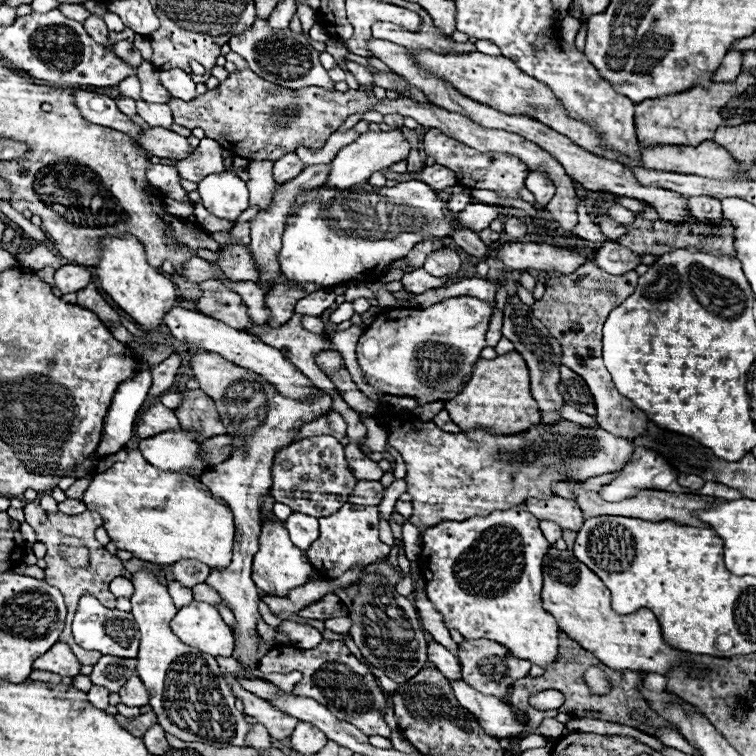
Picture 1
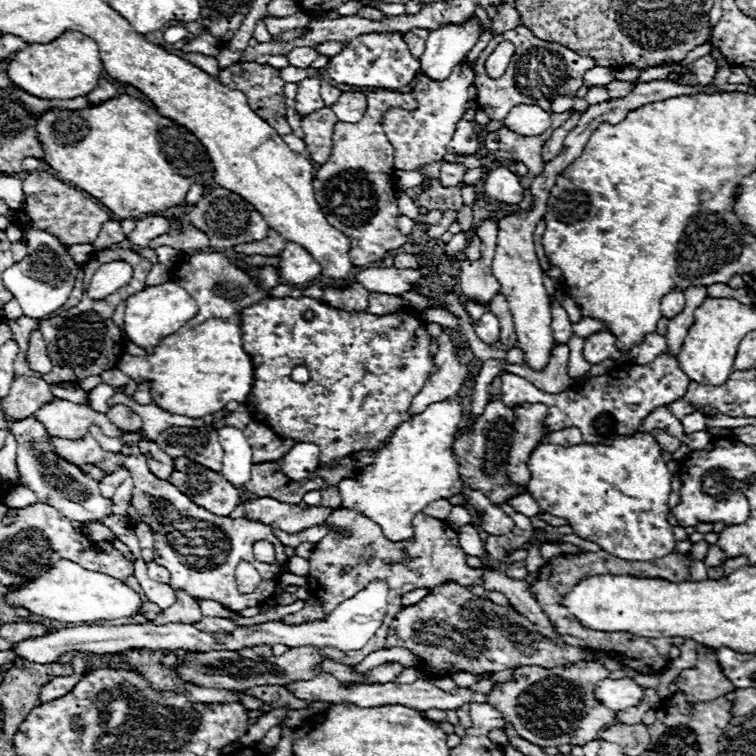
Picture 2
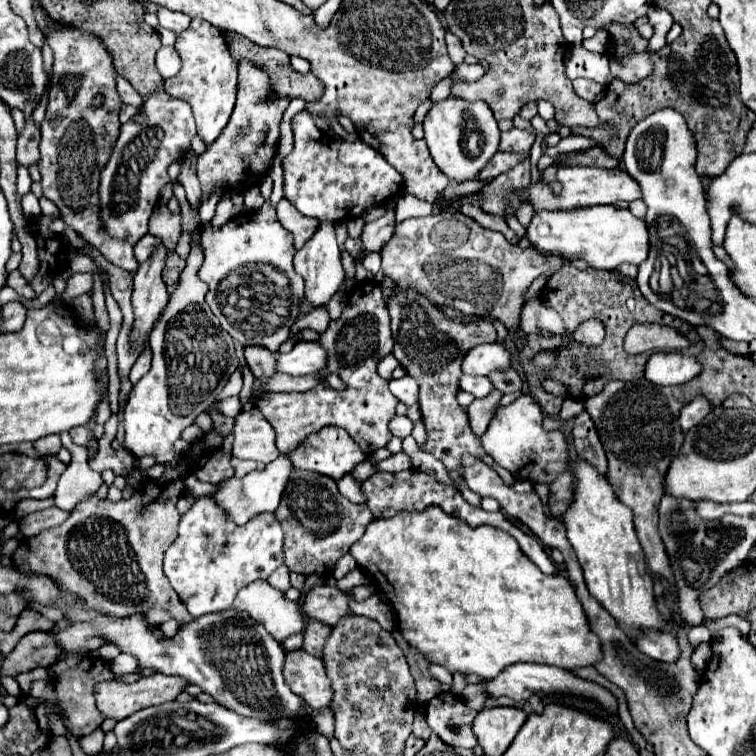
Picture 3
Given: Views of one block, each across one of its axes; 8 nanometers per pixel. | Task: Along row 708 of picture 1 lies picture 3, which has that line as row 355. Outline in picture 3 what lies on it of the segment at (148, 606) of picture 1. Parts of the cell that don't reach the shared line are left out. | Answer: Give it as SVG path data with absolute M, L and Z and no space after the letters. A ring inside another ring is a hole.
M198 230L192 234L192 250L186 260L186 268L182 272L182 284L174 288L170 294L170 302L164 308L160 320L150 332L150 348L152 348L152 368L146 376L140 378L140 382L132 388L130 400L124 410L124 450L128 450L134 458L142 456L154 456L156 464L168 464L178 454L172 450L174 442L182 436L184 428L194 424L196 416L206 412L214 402L216 396L226 386L228 378L238 366L236 358L236 346L234 340L222 332L218 320L214 318L210 306L206 304L204 296L208 292L206 284L198 278L198 268L202 264L202 250L198 248Z

